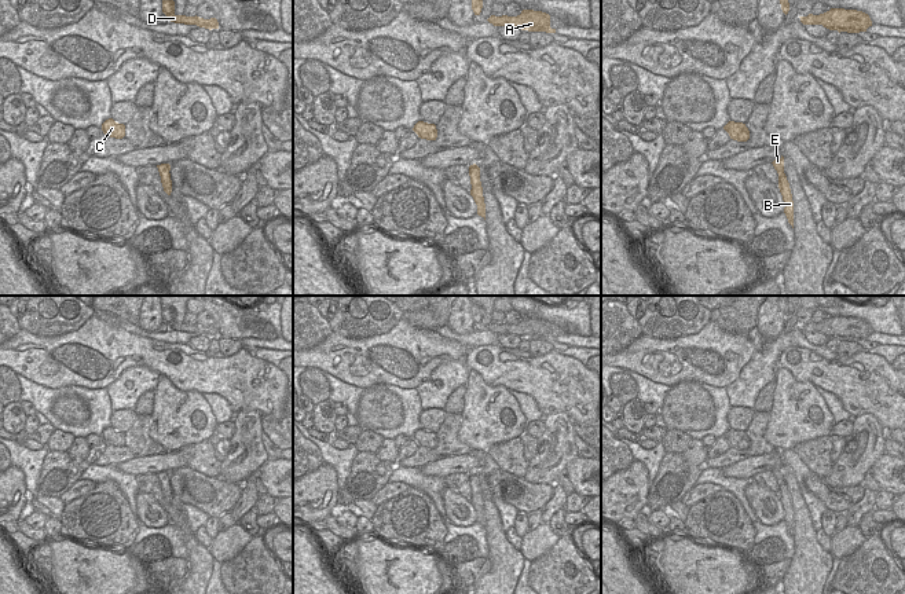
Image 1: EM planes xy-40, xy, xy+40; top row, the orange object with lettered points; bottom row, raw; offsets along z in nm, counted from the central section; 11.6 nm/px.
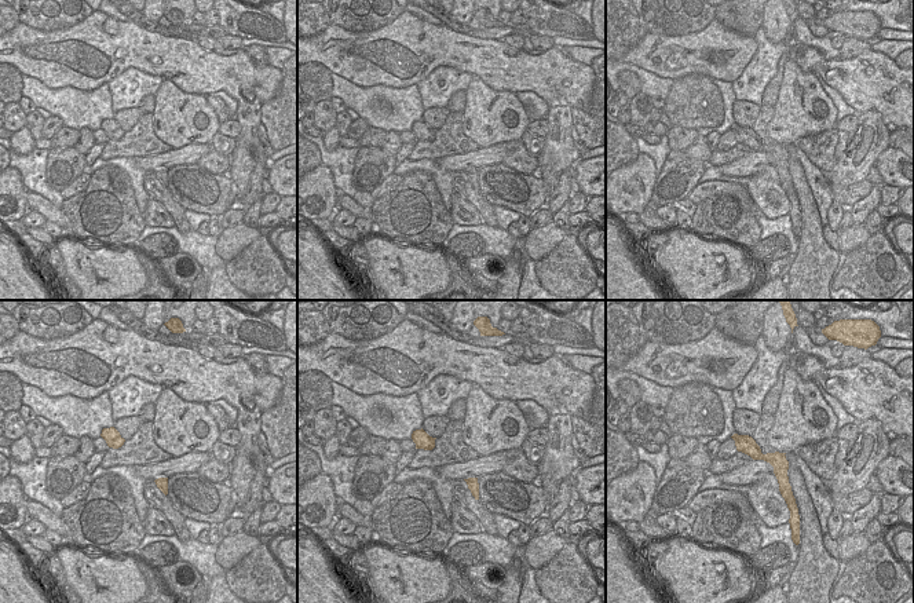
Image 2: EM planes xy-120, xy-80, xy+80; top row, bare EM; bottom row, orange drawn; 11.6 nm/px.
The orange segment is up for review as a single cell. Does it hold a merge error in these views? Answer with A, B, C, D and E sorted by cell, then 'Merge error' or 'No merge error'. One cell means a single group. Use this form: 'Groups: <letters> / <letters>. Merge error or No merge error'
Groups: A B D / C E. Merge error

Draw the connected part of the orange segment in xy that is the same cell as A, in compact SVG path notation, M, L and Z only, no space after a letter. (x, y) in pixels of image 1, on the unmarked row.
M523 318L517 324L491 323L487 329L494 334L514 334L528 340L556 341L556 337L550 336L550 323L542 319Z

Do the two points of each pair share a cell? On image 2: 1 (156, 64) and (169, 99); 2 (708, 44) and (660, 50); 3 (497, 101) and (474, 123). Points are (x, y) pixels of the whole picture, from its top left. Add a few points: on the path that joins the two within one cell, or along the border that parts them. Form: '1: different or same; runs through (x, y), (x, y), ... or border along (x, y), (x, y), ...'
1: different; border along (164, 77), (181, 90), (193, 92)
2: same; runs through (695, 47), (672, 50)
3: same; runs through (493, 106), (479, 120)

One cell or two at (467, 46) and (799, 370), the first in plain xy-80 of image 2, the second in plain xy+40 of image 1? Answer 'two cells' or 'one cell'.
one cell

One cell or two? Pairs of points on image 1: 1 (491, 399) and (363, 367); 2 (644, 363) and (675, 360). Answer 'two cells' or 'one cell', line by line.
1: two cells
2: one cell

